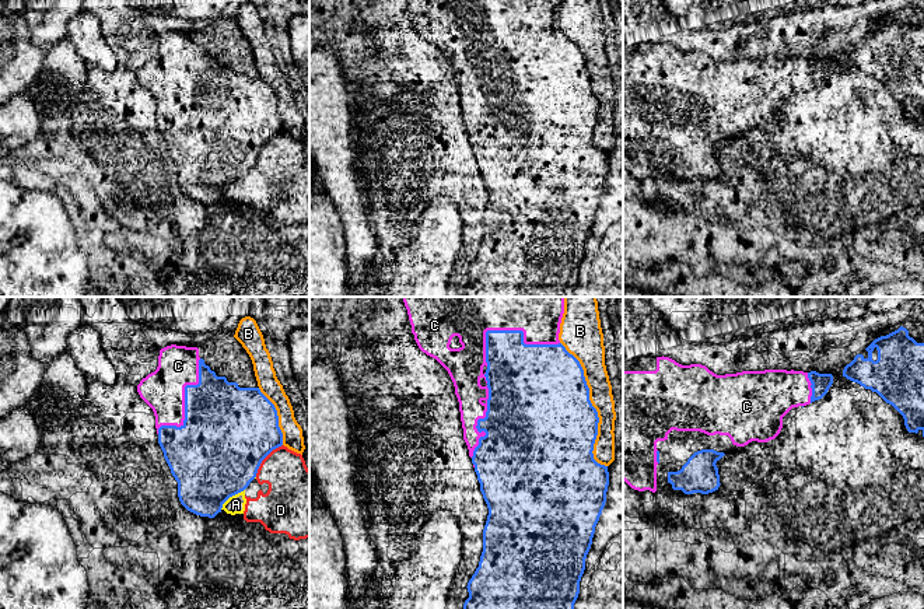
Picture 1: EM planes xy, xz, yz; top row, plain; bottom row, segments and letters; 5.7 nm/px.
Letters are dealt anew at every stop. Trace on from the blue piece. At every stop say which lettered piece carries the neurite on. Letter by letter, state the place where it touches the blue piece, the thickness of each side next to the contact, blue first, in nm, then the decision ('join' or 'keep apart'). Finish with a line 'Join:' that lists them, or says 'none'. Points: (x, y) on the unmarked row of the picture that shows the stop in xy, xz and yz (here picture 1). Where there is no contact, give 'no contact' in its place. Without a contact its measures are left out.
A: xy (231, 182) | 500/110 nm | keep apart
B: xz (592, 93) | 500/140 nm | keep apart
C: xz (511, 17) | 340/180 nm | join
D: xy (263, 144) | 500/280 nm | keep apart
Join: C

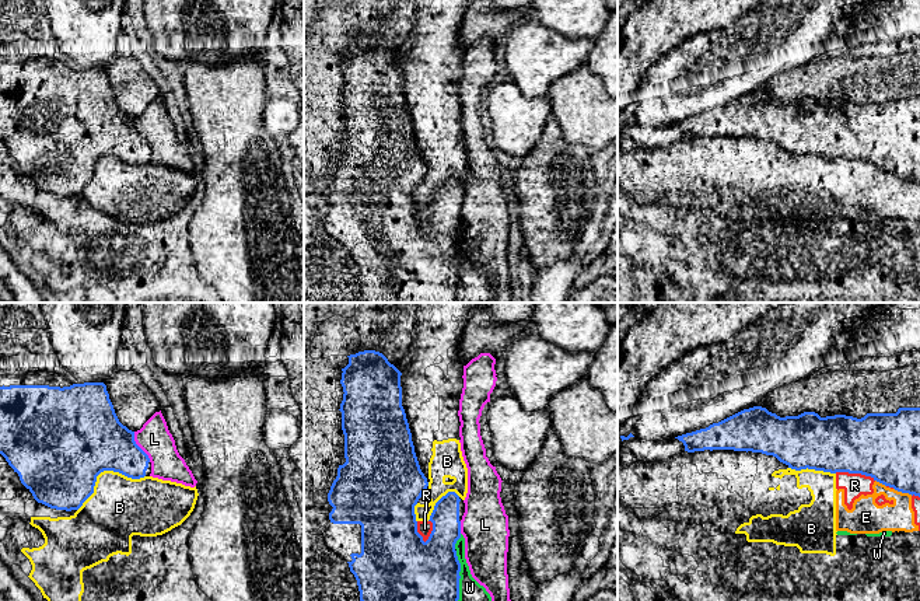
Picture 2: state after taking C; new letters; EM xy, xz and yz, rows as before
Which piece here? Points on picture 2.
B: xy (104, 156) | 500/360 nm | keep apart
E: yz (903, 178) | 360/180 nm | keep apart
L: xy (139, 133) | 340/190 nm | keep apart
R: xz (417, 219) | 460/90 nm | keep apart
W: xz (458, 269) | 500/220 nm | keep apart
Join: none

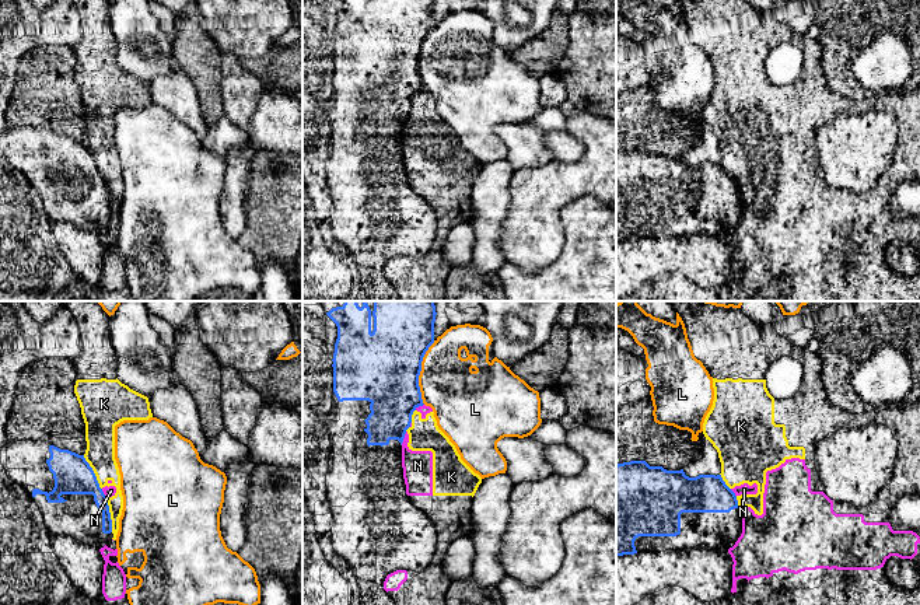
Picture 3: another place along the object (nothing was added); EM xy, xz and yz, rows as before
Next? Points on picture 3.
K: xy (109, 200) | 160/120 nm | keep apart
L: xz (419, 59) | 420/320 nm | keep apart
N: xz (403, 123) | 280/180 nm | keep apart
Join: none

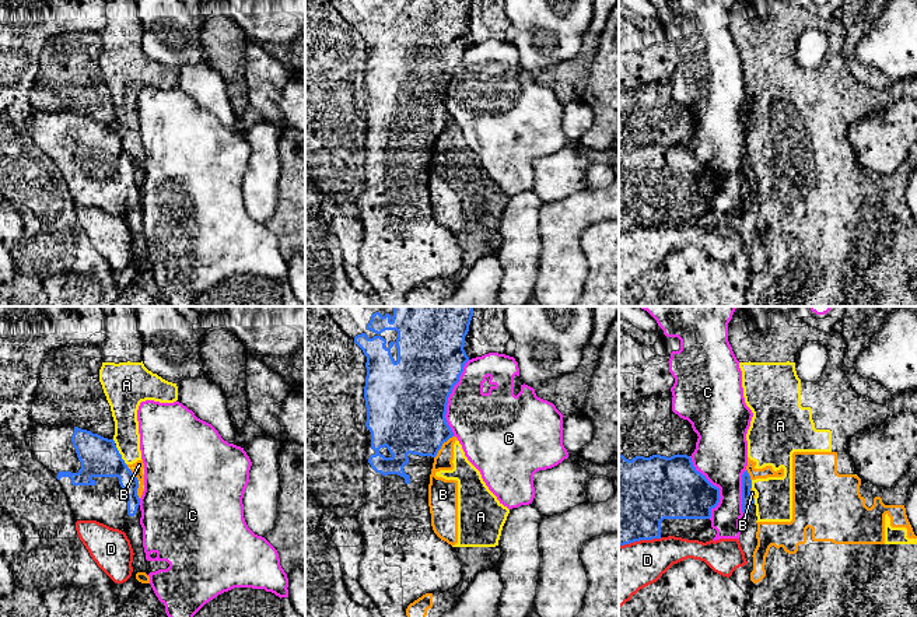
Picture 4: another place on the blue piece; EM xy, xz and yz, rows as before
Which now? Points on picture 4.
A: xy (121, 142) | 220/150 nm | keep apart
B: xz (441, 132) | 420/130 nm | keep apart
C: xz (448, 83) | 460/340 nm | keep apart
D: yz (640, 225) | 500/300 nm | keep apart
Join: none

